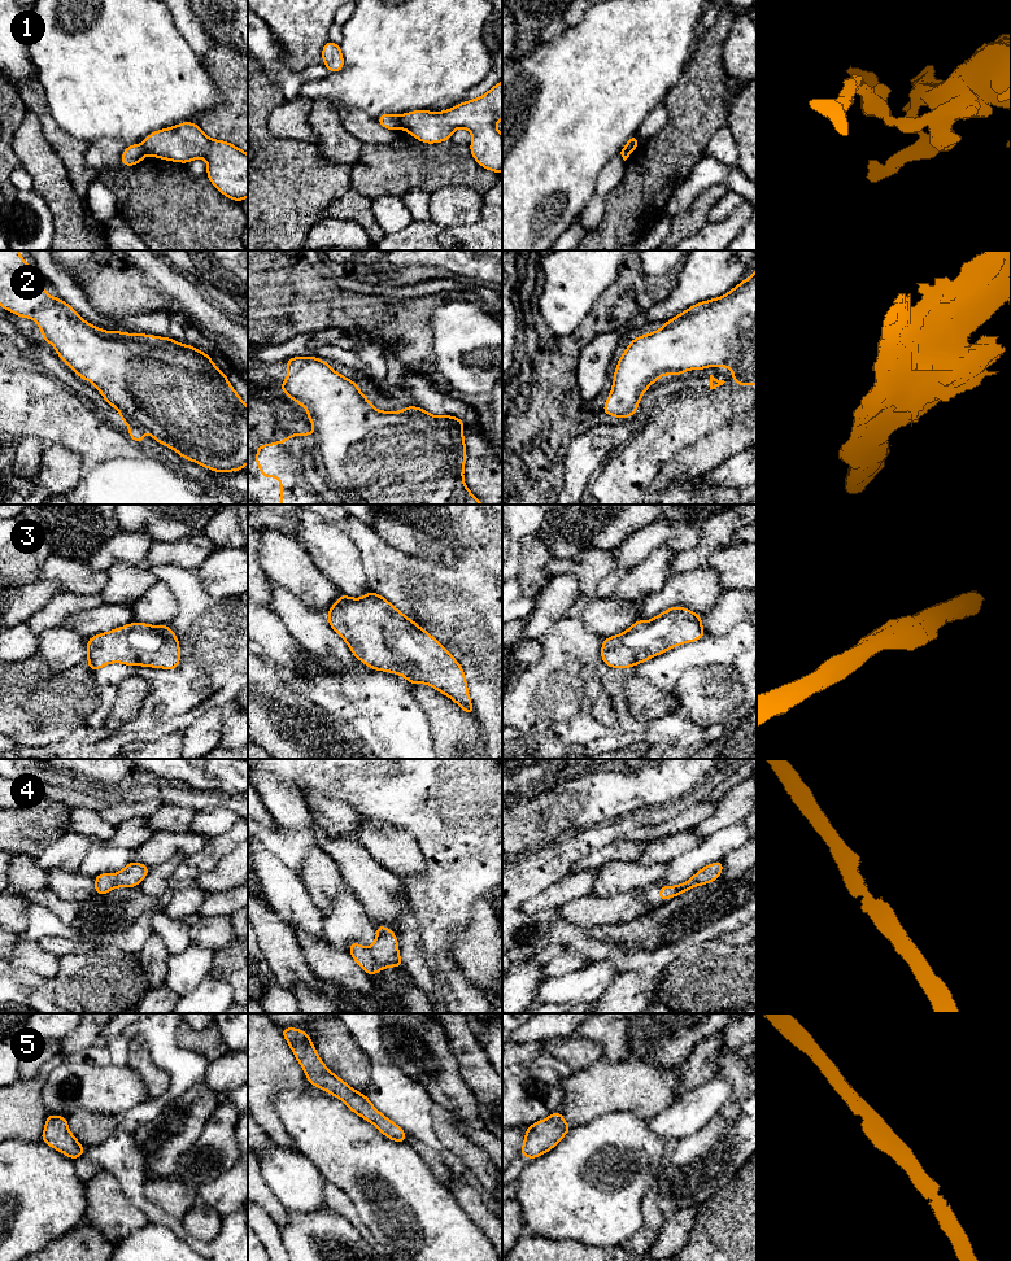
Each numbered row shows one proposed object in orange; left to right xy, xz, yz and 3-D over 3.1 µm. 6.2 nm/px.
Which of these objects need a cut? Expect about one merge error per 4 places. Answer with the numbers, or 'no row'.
1

